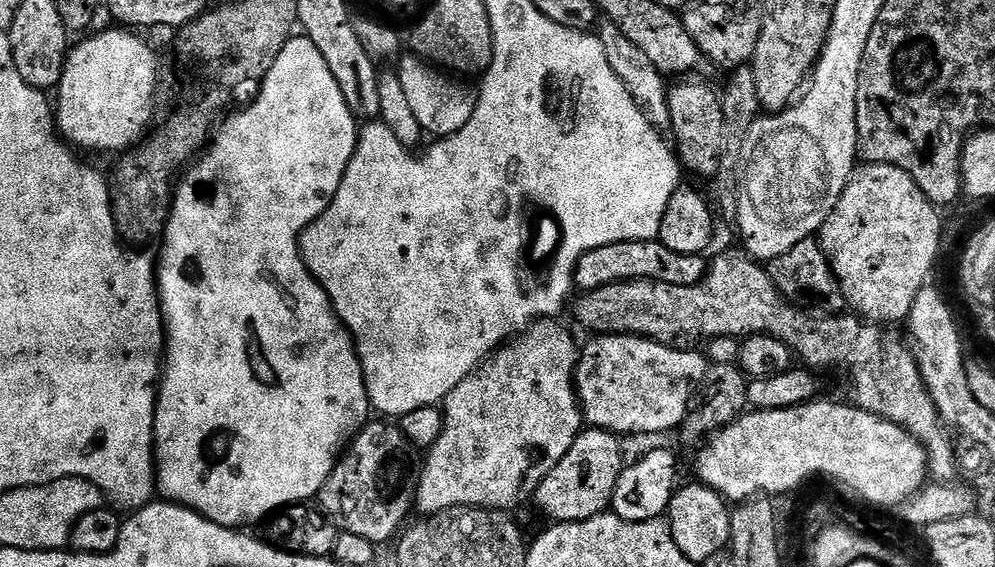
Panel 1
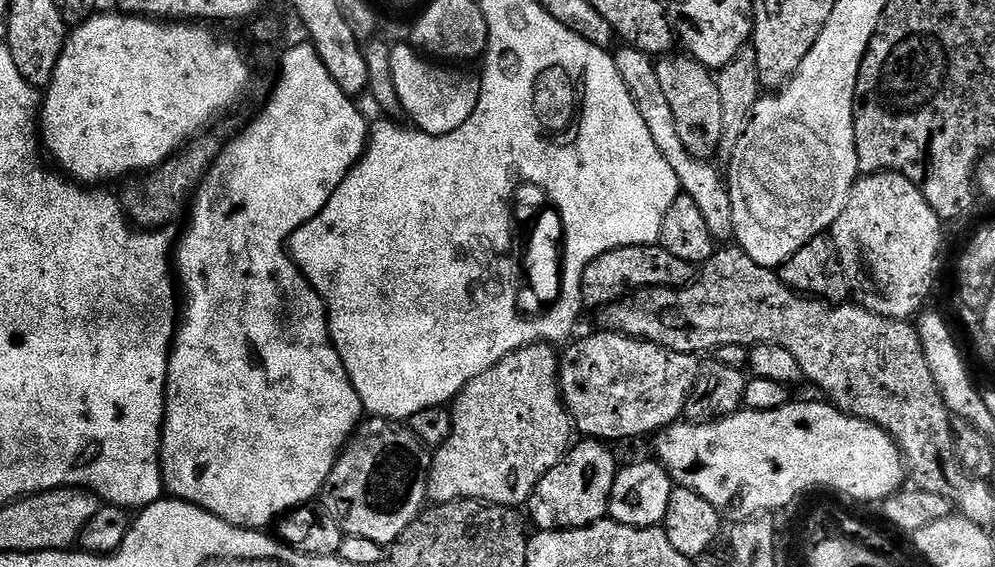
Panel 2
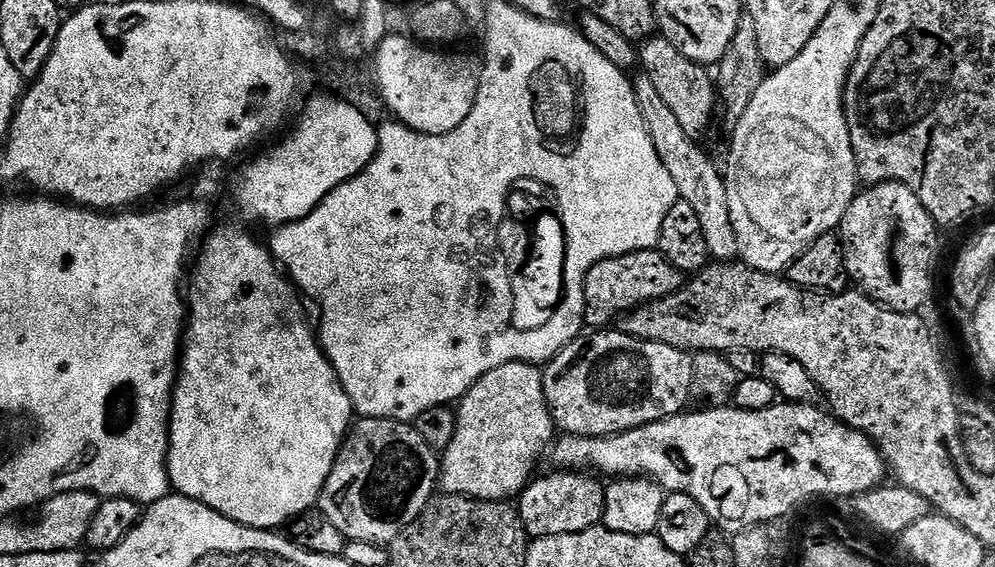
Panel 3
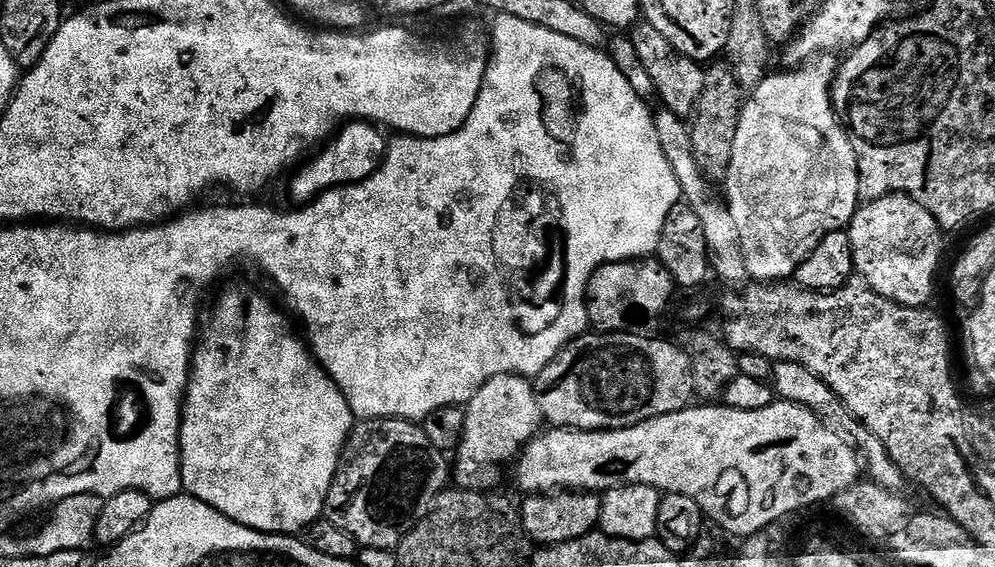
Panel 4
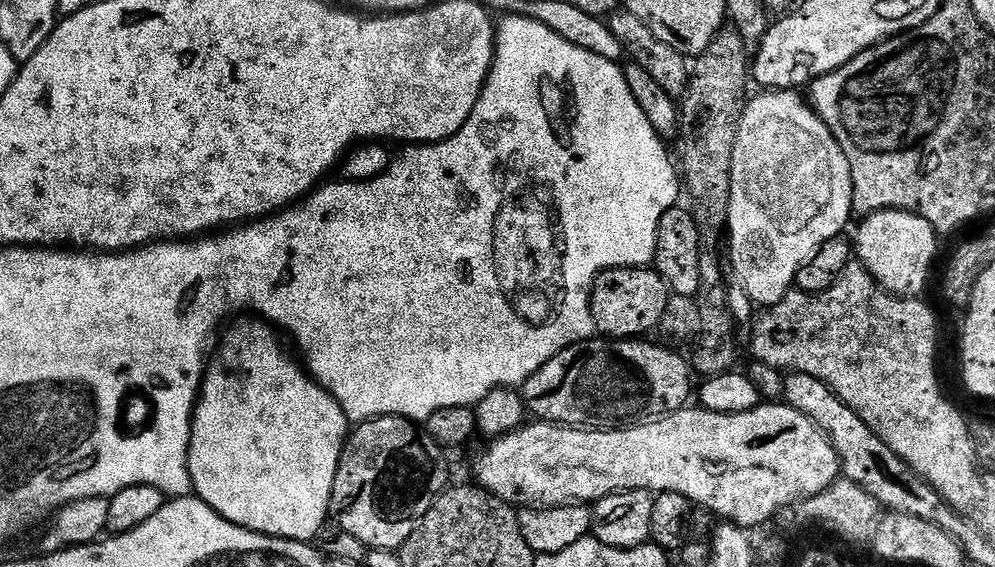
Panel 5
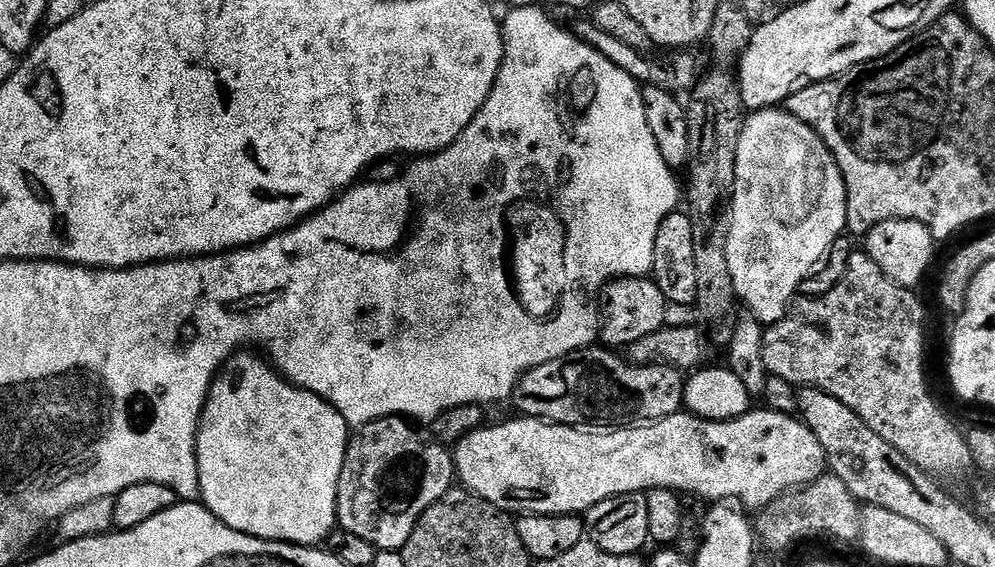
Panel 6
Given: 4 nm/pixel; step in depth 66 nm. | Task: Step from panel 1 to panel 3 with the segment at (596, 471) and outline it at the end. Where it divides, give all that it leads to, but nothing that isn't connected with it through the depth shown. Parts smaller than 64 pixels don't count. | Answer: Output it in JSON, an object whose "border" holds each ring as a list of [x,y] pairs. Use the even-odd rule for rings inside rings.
{"border":[[[556,470],[553,473],[553,476],[544,476],[541,480],[540,477],[533,479],[518,497],[522,526],[529,537],[578,534],[597,527],[604,518],[605,485],[584,470]]]}

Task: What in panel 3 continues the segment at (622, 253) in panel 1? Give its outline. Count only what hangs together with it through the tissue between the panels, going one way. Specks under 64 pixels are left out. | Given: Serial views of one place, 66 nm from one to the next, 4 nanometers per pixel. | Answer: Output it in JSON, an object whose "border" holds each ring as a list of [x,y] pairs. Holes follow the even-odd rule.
{"border":[[[656,248],[606,258],[590,266],[586,274],[584,283],[585,325],[592,330],[607,329],[641,304],[666,298],[677,292],[679,288],[685,287],[685,284],[685,273],[679,272]]]}

